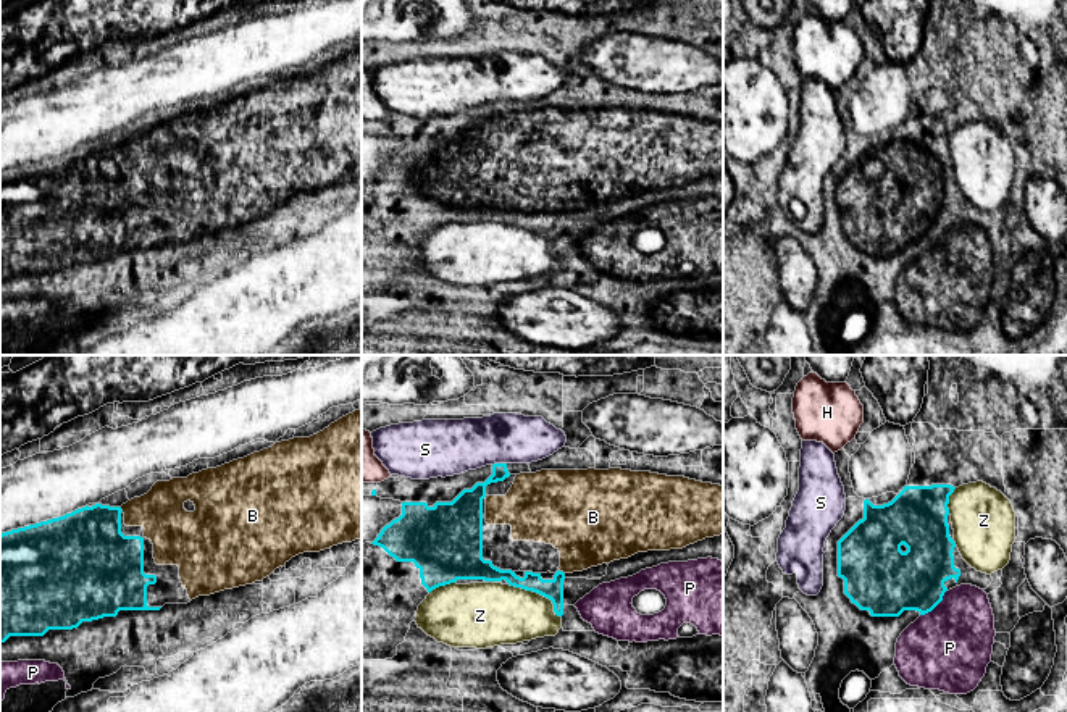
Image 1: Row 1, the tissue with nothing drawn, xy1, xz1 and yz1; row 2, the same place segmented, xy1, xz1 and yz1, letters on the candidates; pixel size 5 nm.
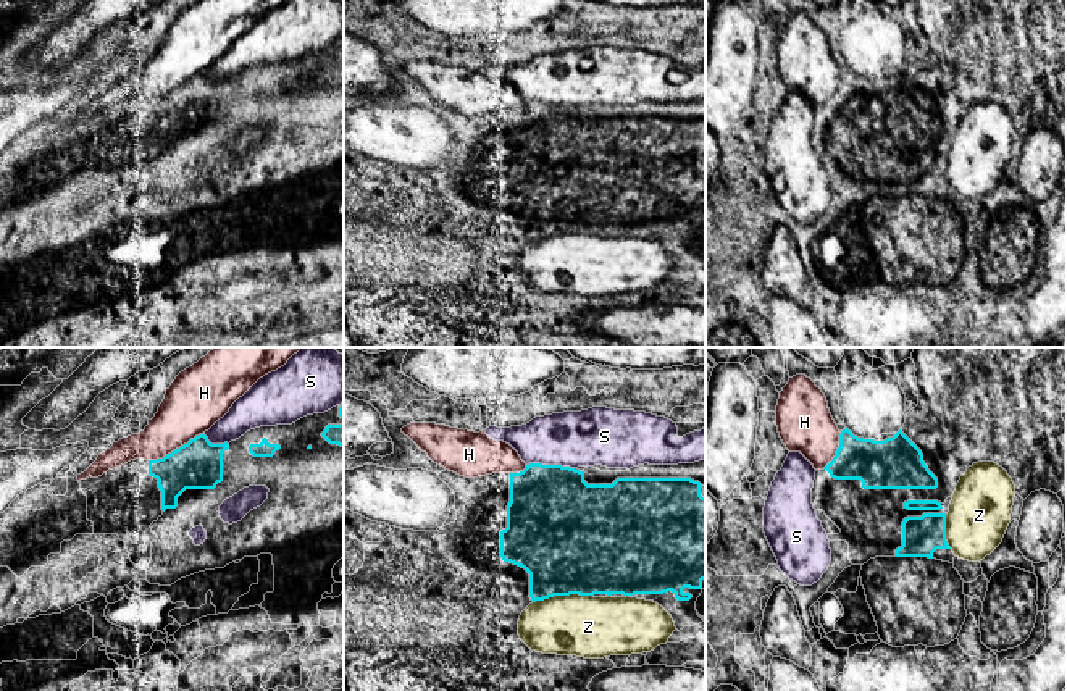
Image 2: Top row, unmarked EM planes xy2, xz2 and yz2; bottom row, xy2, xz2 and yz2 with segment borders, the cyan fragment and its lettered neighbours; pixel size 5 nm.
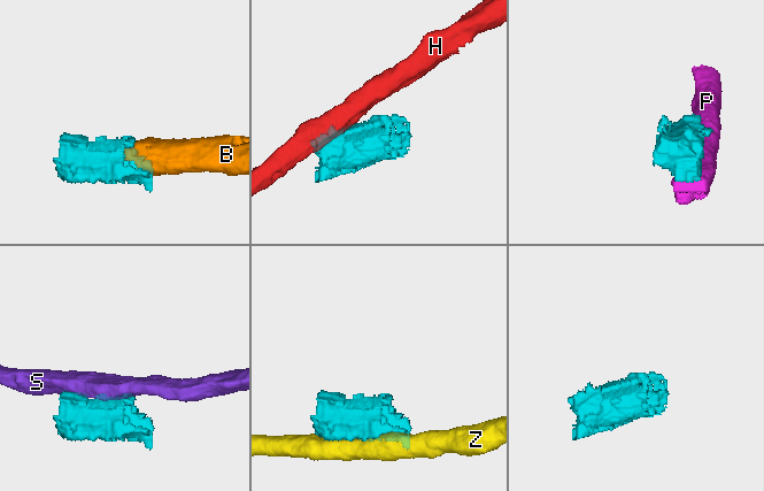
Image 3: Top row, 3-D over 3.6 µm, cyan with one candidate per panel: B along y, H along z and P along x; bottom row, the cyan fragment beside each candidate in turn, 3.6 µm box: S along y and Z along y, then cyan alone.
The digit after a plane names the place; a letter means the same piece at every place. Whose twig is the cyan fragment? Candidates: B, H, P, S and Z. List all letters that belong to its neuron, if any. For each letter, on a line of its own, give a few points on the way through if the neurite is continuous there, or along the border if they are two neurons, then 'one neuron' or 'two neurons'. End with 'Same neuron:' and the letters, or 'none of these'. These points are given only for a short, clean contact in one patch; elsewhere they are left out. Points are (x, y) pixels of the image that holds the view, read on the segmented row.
B: one neuron
H: two neurons
P: two neurons
S: two neurons
Z: two neurons
Same neuron: B

